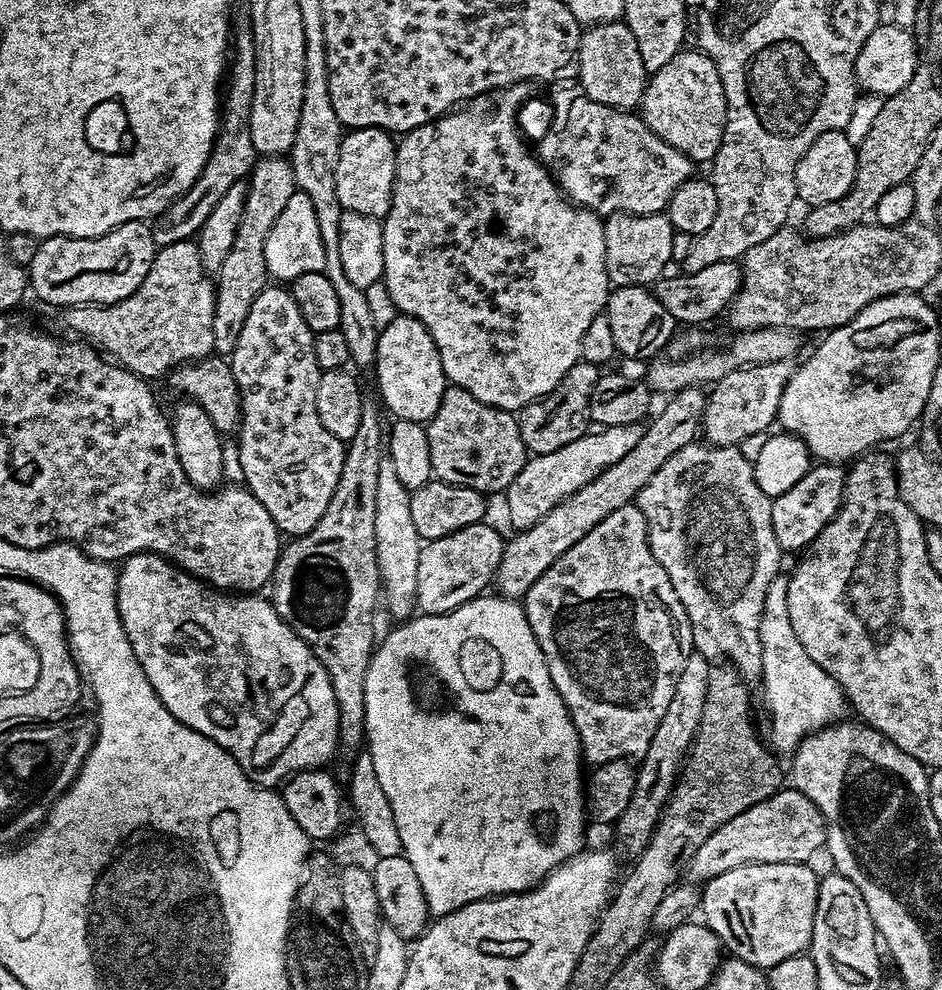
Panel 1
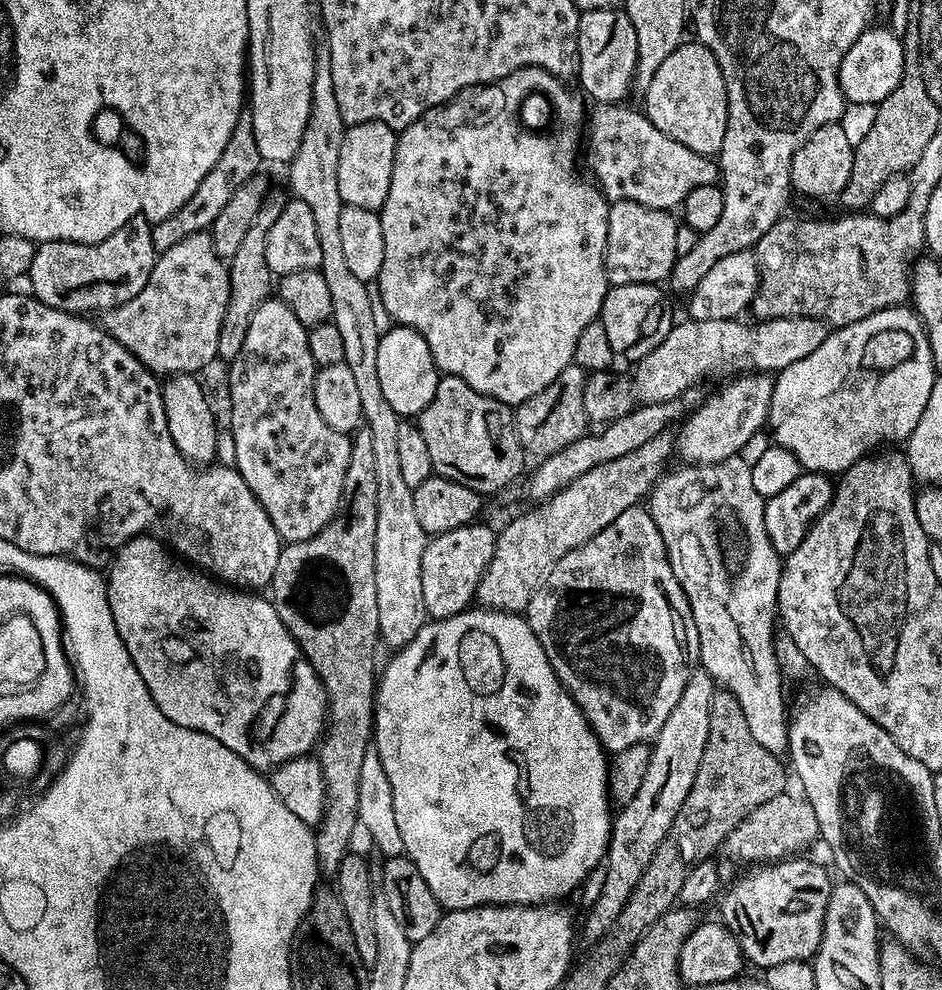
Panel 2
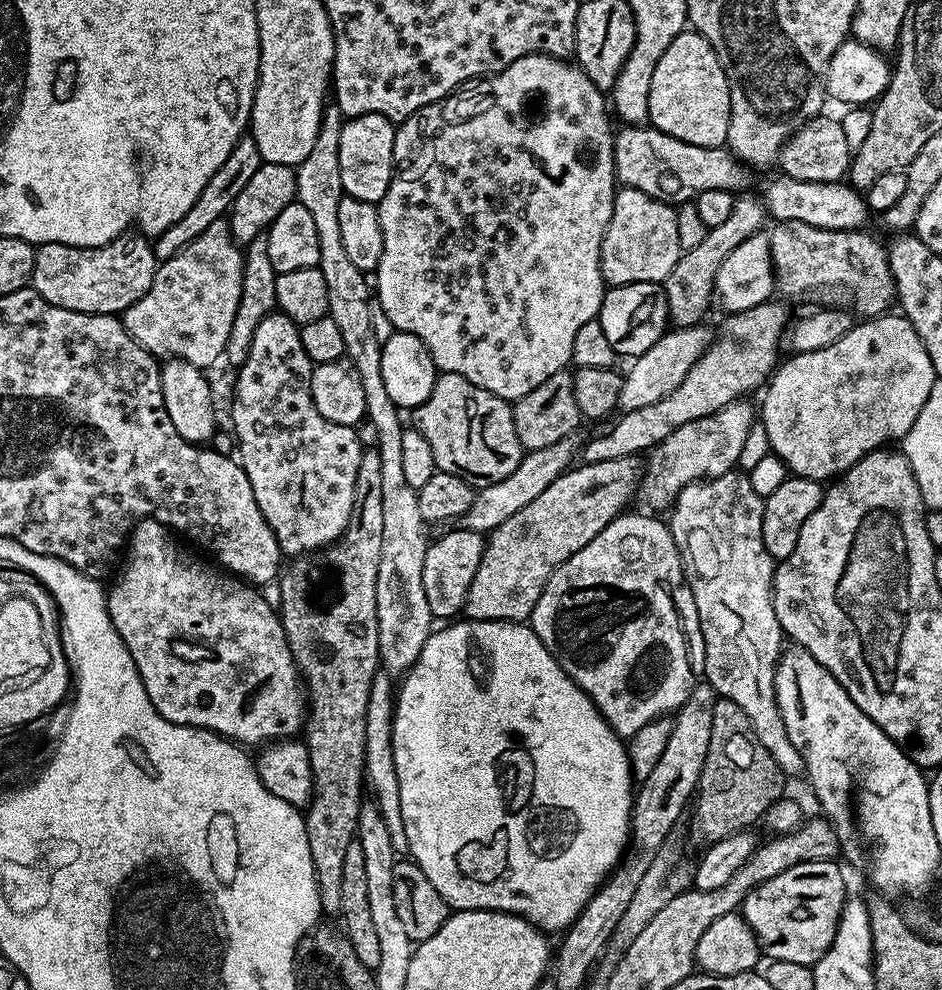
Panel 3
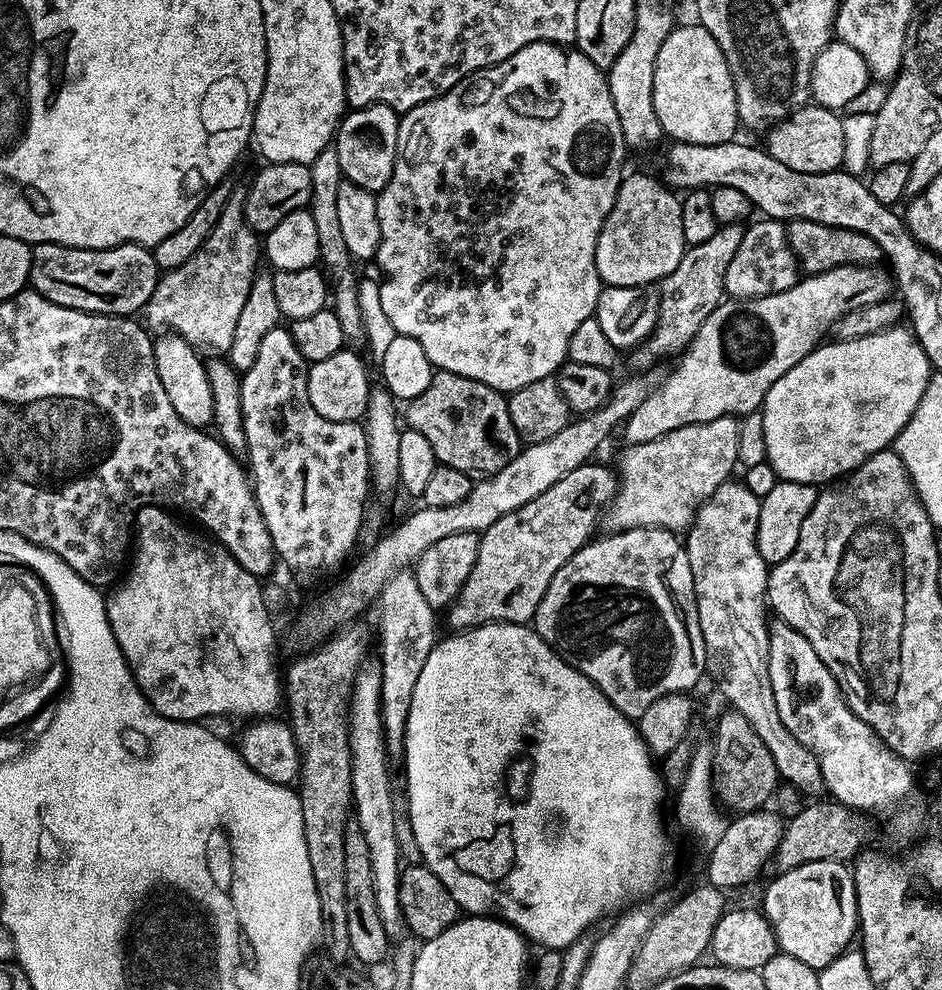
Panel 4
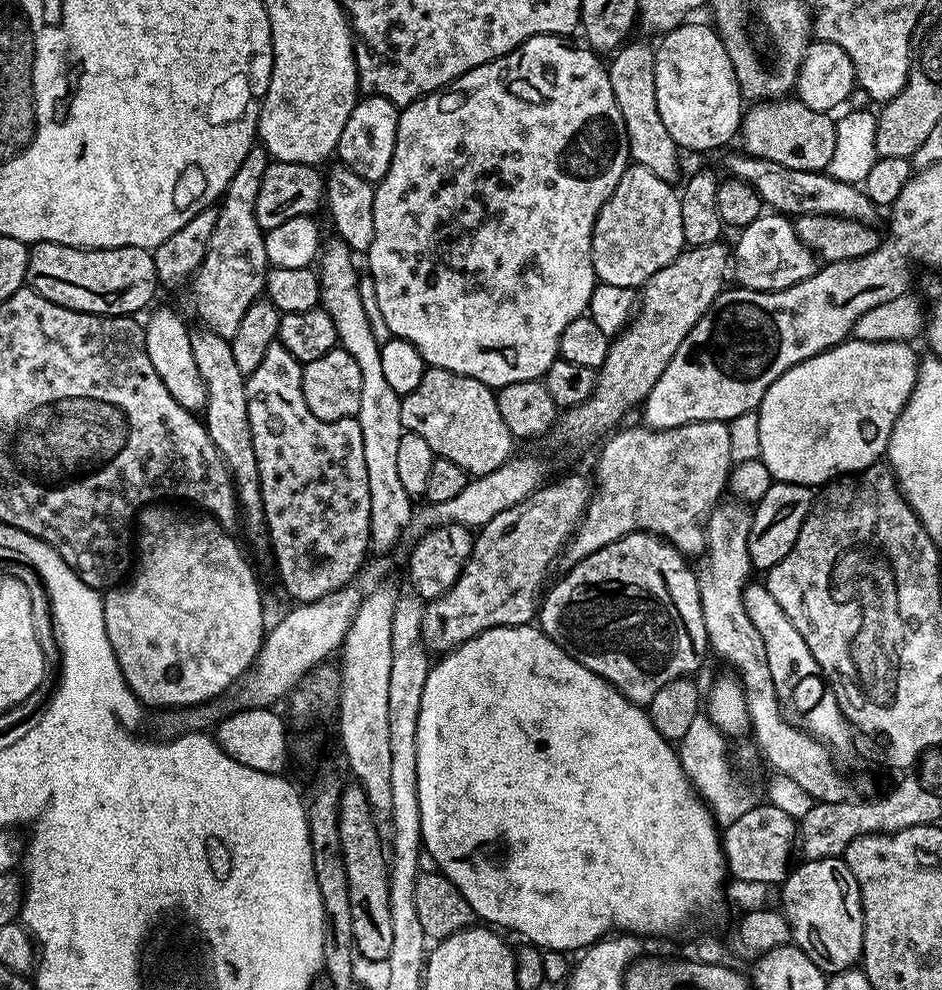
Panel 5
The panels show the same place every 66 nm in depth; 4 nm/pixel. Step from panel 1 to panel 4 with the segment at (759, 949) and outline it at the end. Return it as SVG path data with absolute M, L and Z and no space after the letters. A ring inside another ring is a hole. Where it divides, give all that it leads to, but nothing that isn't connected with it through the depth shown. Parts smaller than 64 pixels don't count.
M823 860L822 862L806 862L794 870L773 875L768 889L764 892L762 911L776 935L777 949L785 956L798 958L798 962L806 962L806 966L817 970L830 966L834 958L849 951L848 944L857 939L858 921L856 919L856 887L852 877L852 869L843 860Z

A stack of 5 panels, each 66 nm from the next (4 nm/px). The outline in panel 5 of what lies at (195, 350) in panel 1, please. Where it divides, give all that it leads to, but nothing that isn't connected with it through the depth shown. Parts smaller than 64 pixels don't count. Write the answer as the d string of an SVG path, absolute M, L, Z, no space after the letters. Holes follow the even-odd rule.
M254 146L250 154L242 158L238 174L230 178L230 186L224 191L219 205L218 226L214 226L214 234L210 234L206 258L190 281L192 308L200 319L197 321L226 341L231 341L232 336L238 334L238 326L246 310L250 310L254 301L264 296L264 283L270 265L264 241L265 229L258 226L254 206L258 206L262 174L266 174L269 163L269 154L263 146Z

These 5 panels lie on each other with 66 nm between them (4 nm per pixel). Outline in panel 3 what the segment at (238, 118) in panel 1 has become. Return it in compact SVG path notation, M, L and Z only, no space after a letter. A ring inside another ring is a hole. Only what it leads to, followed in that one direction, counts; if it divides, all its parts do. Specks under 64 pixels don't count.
M252 135L241 136L240 141L234 146L234 150L230 150L230 158L226 158L226 162L222 162L222 166L218 166L214 178L210 178L210 182L206 182L206 190L202 190L202 194L198 194L198 202L194 202L194 206L190 206L190 210L186 210L186 214L182 214L182 218L178 218L178 222L174 222L174 226L162 230L162 234L151 241L152 252L157 261L169 260L171 256L178 254L178 250L182 250L187 244L194 242L194 238L198 238L203 232L210 230L210 226L214 226L214 222L224 220L226 213L232 207L234 198L238 198L238 194L242 194L246 182L250 182L254 170L258 170L261 163L258 146Z

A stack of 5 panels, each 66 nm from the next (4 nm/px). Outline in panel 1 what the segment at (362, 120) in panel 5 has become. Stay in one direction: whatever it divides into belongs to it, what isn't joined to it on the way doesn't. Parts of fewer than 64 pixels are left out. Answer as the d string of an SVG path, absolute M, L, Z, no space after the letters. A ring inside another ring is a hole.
M353 128L343 133L338 154L338 202L341 209L354 214L366 214L370 218L383 221L384 215L390 210L392 187L396 181L396 145L393 133L382 128Z

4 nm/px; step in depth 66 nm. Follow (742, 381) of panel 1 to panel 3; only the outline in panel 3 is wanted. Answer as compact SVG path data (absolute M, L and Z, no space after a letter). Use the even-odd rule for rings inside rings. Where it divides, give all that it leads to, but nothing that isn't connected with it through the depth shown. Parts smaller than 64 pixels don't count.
M747 399L735 400L706 418L686 422L686 426L678 426L674 434L660 441L647 453L638 492L641 497L644 495L644 500L650 507L671 509L677 494L687 484L721 476L739 465L739 455L746 443L746 434L750 434L750 426L758 420L757 409L751 408L748 403Z

